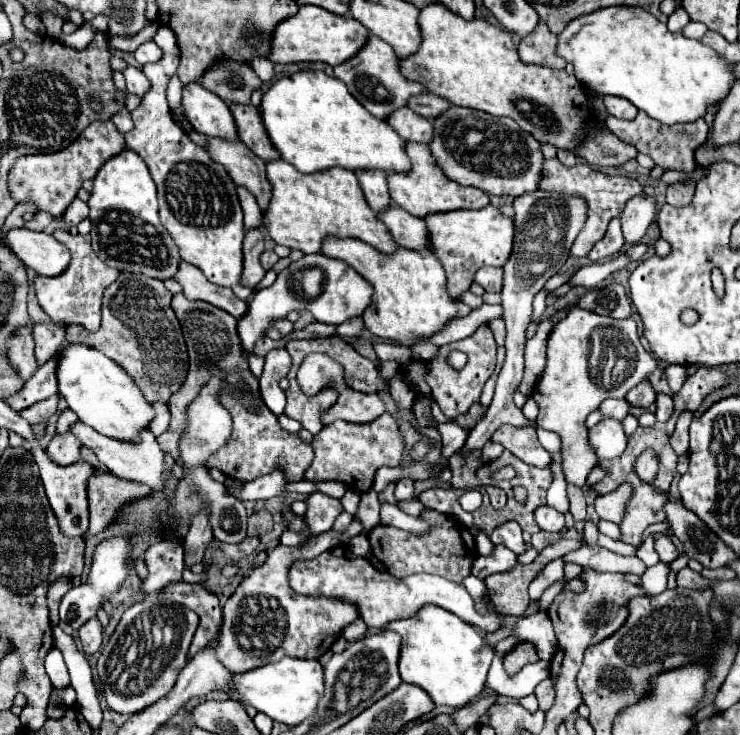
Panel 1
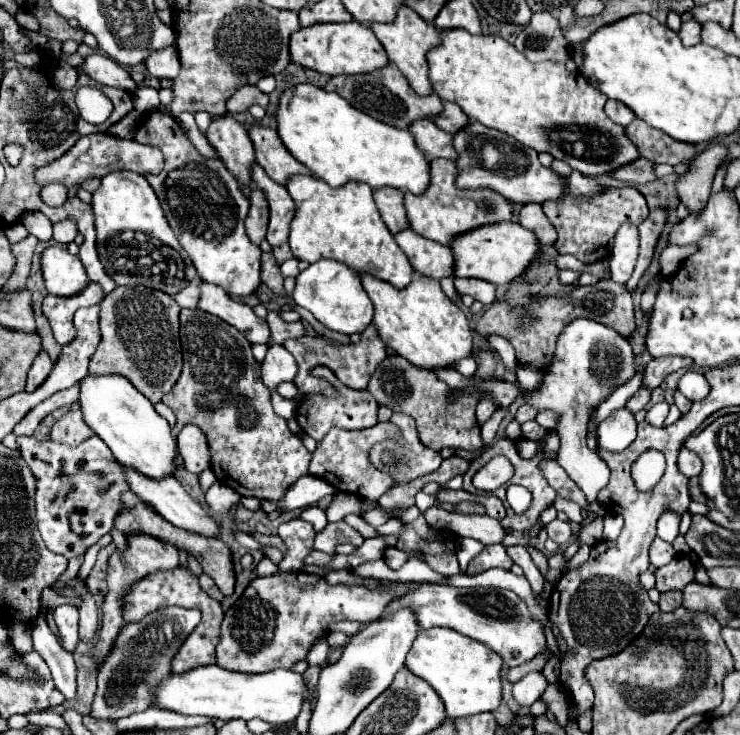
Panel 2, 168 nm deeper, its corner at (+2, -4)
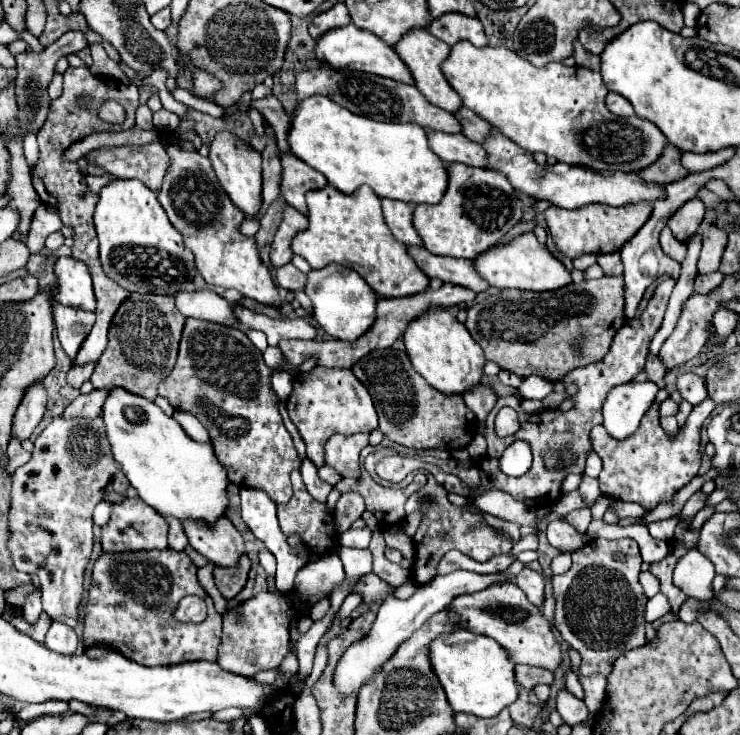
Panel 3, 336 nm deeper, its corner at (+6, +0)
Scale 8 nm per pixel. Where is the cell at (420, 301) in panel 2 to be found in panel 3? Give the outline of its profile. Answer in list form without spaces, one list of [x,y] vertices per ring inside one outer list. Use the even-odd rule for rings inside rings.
[[[432,307],[432,311],[426,311],[416,323],[410,323],[408,331],[404,331],[404,345],[414,369],[444,395],[464,395],[482,381],[486,365],[484,351],[470,337],[468,329],[446,309]]]

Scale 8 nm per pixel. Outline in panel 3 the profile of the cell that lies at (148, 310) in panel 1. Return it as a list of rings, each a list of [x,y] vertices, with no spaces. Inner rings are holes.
[[[132,293],[132,299],[126,299],[120,305],[120,311],[112,321],[108,347],[98,359],[90,381],[96,389],[120,387],[154,401],[154,397],[158,395],[158,385],[166,379],[176,363],[184,323],[186,319],[184,315],[180,315],[180,311],[176,311],[174,297]]]

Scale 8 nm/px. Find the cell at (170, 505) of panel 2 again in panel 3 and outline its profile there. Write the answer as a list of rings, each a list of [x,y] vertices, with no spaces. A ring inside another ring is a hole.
[[[220,519],[216,527],[204,527],[198,523],[182,523],[190,539],[190,545],[218,567],[236,567],[240,557],[246,555],[246,545],[238,529]]]

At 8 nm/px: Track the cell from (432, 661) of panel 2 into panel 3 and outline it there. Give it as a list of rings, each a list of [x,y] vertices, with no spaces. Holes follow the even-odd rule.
[[[466,629],[442,635],[430,645],[430,661],[448,695],[448,703],[456,713],[462,711],[476,717],[494,717],[518,699],[514,663],[510,661],[508,651],[486,635],[476,635]]]

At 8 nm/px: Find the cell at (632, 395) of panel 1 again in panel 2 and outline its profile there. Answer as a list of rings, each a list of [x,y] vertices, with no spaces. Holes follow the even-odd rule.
[[[664,357],[664,359],[652,359],[644,373],[642,373],[642,387],[648,391],[654,391],[660,387],[660,383],[664,381],[666,375],[670,375],[672,371],[678,371],[682,367],[690,367],[692,363],[688,363],[688,359],[680,359],[680,357]]]

